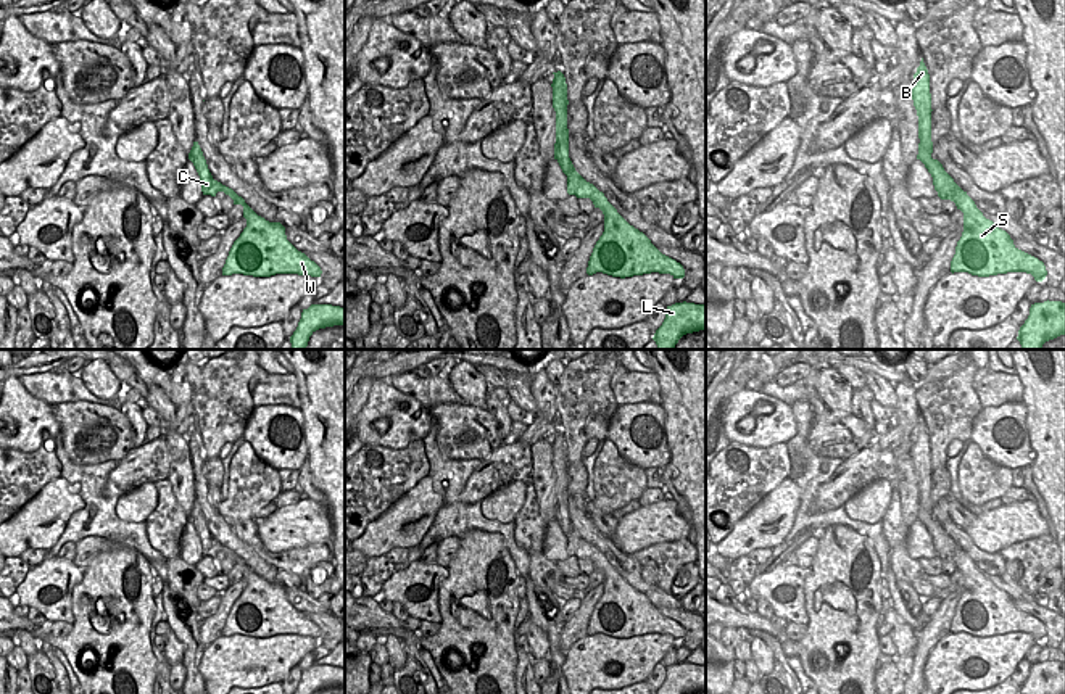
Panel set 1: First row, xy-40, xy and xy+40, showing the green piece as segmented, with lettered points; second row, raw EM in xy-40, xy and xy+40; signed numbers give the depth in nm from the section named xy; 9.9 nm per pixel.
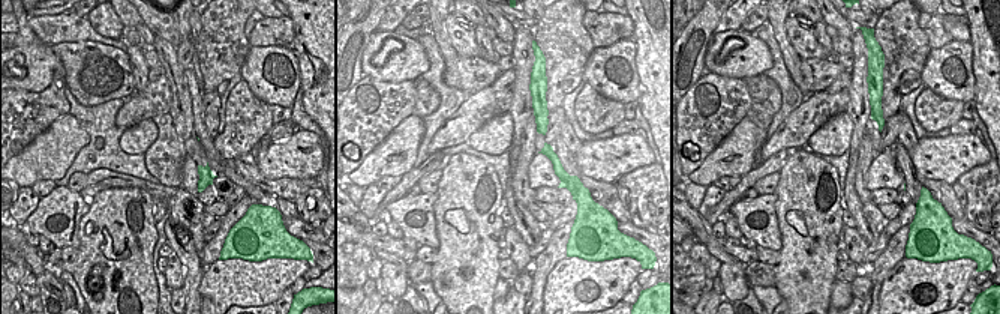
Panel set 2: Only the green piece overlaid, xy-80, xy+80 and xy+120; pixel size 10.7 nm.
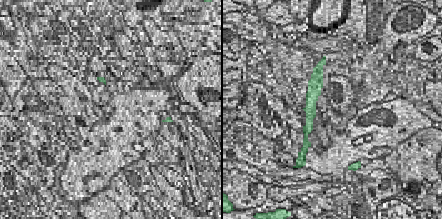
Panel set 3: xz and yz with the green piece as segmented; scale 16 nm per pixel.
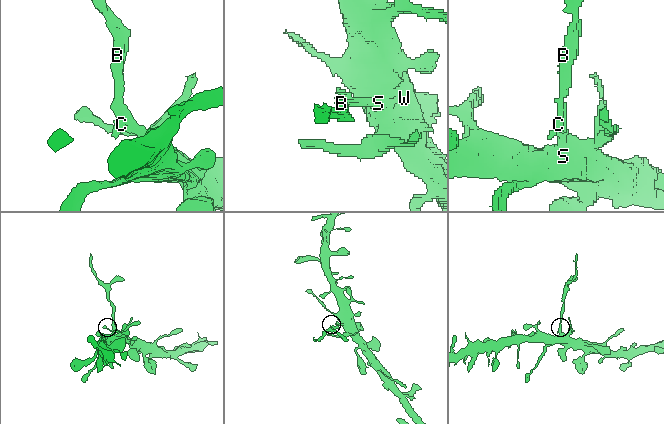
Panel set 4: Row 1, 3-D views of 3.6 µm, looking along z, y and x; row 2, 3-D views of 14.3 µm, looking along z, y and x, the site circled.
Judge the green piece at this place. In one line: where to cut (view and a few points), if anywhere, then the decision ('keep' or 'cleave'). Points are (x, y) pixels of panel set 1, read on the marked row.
xy+40 (919, 132), (920, 142), (932, 150) | cleave

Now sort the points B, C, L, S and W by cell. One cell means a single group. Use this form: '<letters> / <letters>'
B / C L S W

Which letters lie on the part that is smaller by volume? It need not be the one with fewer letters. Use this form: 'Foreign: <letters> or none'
Foreign: B

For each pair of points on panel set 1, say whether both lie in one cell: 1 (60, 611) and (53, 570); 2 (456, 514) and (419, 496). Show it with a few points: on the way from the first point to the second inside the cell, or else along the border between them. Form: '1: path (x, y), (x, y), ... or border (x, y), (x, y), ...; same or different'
1: path (47, 606), (36, 598), (36, 591), (44, 583); same
2: border (429, 475), (442, 508), (421, 540); different

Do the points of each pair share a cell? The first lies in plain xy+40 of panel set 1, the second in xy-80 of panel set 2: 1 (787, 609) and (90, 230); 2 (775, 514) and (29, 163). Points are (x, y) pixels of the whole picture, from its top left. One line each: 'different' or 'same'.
1: different
2: same

